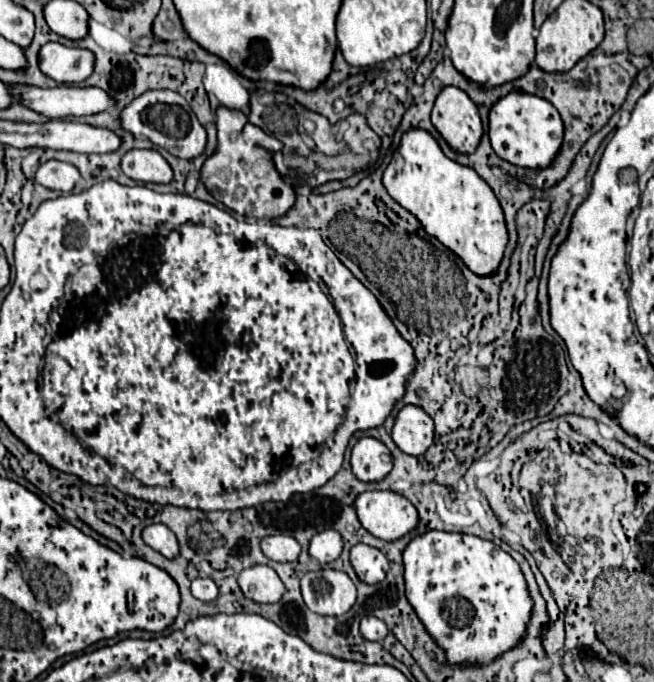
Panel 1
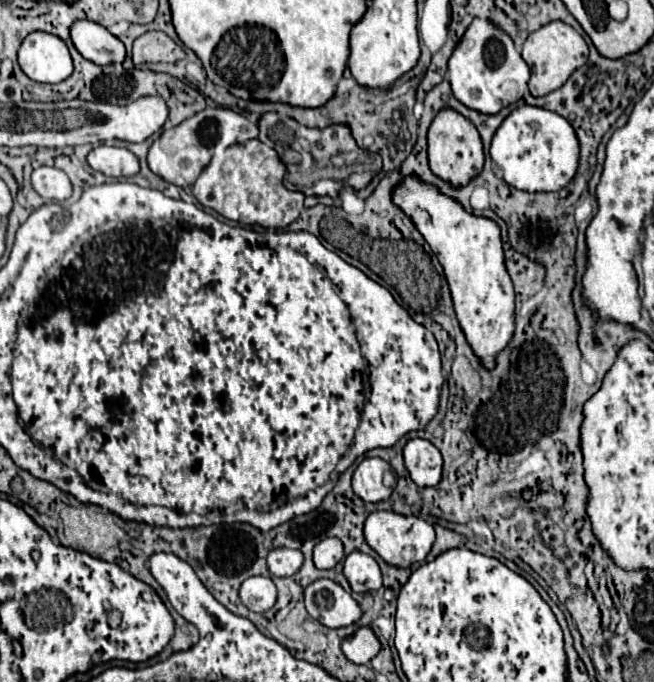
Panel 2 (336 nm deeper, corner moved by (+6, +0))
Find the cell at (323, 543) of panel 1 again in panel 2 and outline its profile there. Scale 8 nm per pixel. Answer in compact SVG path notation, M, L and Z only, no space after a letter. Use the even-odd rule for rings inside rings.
M328 537L314 547L314 565L318 569L332 569L340 559L344 559L344 545L336 537Z

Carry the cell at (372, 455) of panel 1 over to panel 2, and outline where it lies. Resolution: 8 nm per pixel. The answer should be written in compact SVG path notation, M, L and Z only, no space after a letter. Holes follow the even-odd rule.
M378 457L364 459L352 477L354 493L366 503L386 501L392 495L392 487L386 487L382 479L384 479L384 473L390 469L392 467Z

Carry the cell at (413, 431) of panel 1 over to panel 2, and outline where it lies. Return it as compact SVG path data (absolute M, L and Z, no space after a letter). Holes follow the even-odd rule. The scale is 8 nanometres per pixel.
M410 439L406 443L404 465L418 487L434 487L442 479L442 455L426 439Z

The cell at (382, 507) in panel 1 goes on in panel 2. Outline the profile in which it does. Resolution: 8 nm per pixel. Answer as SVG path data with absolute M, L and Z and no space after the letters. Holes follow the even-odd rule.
M376 511L366 519L364 535L368 545L392 567L410 567L412 563L420 563L432 549L434 543L434 527L420 517L404 517L394 511ZM412 547L412 557L406 557L406 549Z

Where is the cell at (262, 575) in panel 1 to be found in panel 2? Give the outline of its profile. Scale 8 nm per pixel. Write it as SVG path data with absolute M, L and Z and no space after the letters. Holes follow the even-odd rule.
M248 577L240 587L242 603L254 613L266 613L276 603L276 585L270 577Z

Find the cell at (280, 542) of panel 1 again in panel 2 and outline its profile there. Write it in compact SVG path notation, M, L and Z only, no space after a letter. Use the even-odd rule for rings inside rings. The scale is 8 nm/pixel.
M280 547L268 555L268 569L276 577L290 577L302 567L302 561L304 557L298 549Z

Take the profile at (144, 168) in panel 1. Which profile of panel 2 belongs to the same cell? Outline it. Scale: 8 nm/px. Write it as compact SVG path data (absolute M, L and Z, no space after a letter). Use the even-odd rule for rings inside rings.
M98 145L88 155L86 161L92 169L104 173L106 177L132 177L138 173L140 165L134 153L124 147L114 145Z

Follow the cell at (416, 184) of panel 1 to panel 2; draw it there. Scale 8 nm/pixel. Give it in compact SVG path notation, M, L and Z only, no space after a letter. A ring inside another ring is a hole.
M414 175L402 179L394 189L394 203L414 221L416 229L438 257L466 341L482 367L492 371L496 367L496 355L506 349L514 335L514 289L504 267L498 225L492 219L466 213L458 201L418 181Z

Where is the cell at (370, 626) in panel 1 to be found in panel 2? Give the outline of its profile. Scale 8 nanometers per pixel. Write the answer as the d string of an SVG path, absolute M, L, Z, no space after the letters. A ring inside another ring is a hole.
M360 627L354 635L346 637L342 641L342 653L348 661L356 665L370 663L380 651L380 641L376 639L374 631L370 627Z

